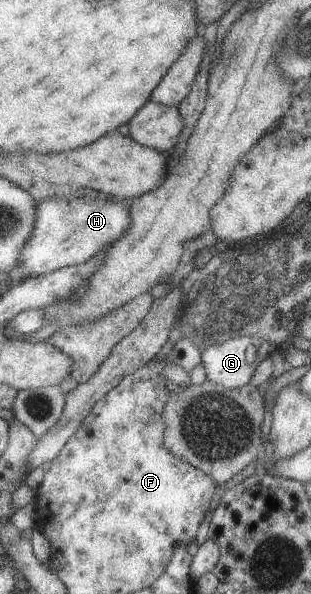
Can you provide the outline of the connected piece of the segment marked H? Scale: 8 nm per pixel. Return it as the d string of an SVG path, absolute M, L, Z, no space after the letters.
M49 197L35 203L35 219L29 239L17 253L16 275L21 278L46 275L63 267L85 263L121 237L129 227L129 211L124 201L85 197Z

